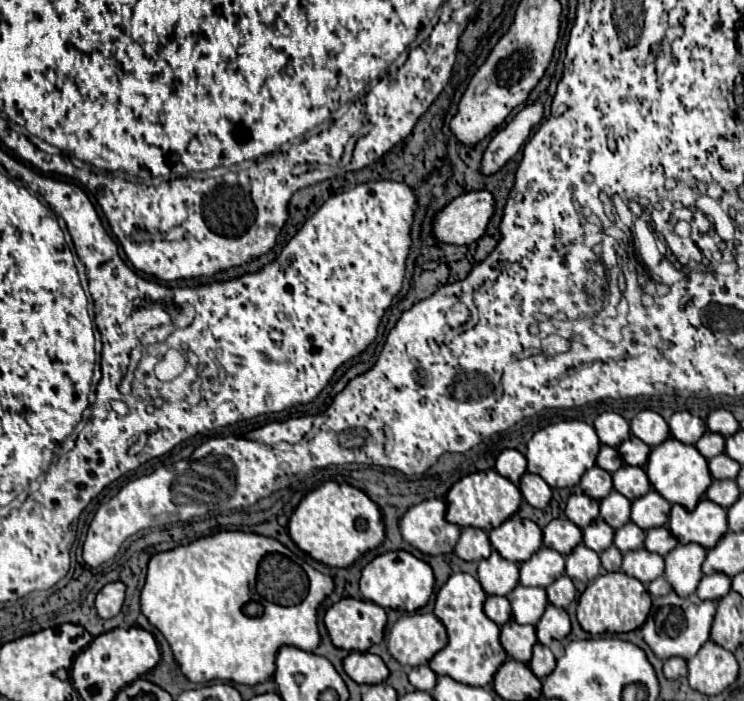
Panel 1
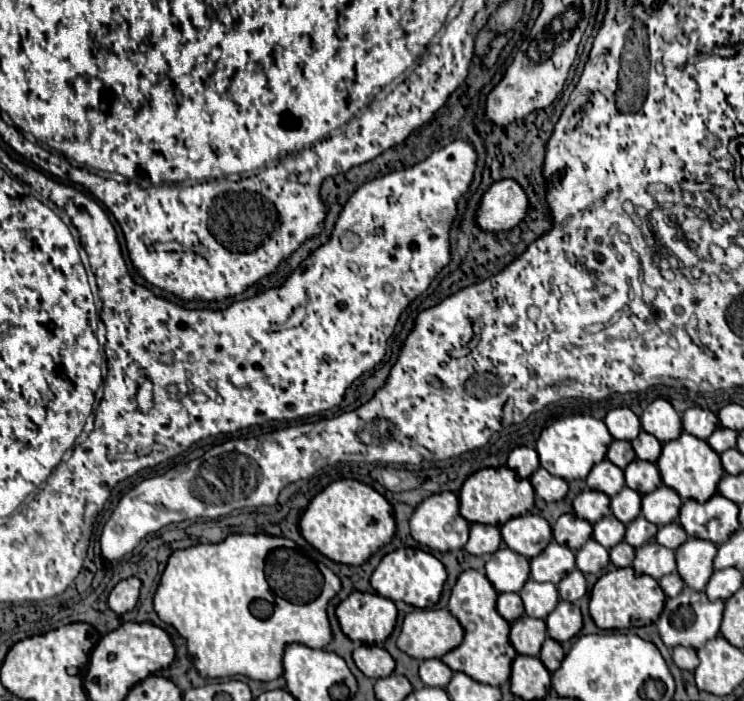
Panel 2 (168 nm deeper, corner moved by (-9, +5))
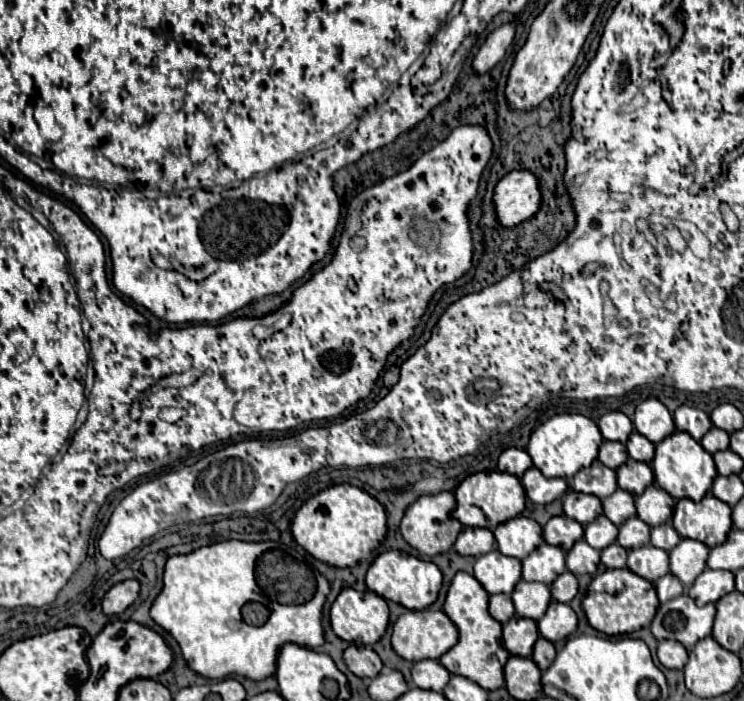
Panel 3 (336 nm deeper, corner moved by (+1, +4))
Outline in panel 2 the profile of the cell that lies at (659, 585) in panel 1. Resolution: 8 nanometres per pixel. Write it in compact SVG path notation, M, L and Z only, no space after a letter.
M675 572L675 574L667 574L667 576L663 576L663 578L659 580L659 584L661 584L663 592L665 592L669 598L677 596L677 594L681 592L681 588L683 588L683 580L681 580L681 576L679 576L677 572Z

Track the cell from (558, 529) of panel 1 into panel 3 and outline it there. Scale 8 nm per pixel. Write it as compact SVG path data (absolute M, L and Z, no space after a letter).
M565 515L551 517L543 527L543 537L549 545L557 545L563 551L569 551L573 543L583 539L583 525Z

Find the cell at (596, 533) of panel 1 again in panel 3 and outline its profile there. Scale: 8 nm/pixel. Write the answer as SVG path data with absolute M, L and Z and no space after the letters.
M599 515L593 523L585 525L585 541L593 549L601 551L609 547L615 539L617 539L617 527L605 515Z

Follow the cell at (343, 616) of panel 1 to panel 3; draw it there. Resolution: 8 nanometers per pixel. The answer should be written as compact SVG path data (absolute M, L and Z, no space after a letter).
M343 589L335 603L331 605L331 627L337 637L343 641L349 641L353 645L373 645L377 643L385 629L389 625L389 609L387 601L371 591L355 591L355 589Z

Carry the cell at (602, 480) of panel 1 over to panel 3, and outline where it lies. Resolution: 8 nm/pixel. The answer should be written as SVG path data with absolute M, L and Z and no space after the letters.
M593 461L585 471L579 471L573 477L573 489L579 493L591 493L599 499L609 497L617 489L615 471L605 467L601 461Z

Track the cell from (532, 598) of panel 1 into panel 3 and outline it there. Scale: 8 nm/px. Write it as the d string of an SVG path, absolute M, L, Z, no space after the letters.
M523 579L517 583L511 597L515 603L517 615L533 621L539 621L551 603L549 587L545 583L527 583Z

